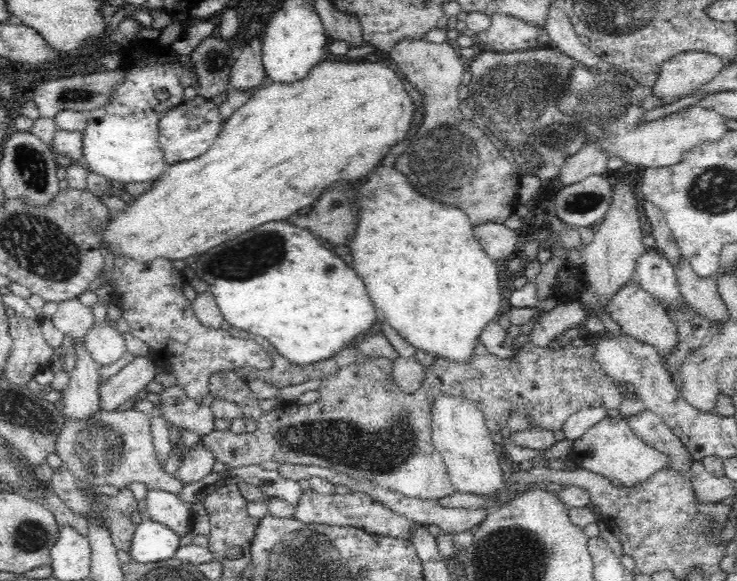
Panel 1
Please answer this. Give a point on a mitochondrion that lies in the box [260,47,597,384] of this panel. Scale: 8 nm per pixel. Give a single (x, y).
(514, 100)

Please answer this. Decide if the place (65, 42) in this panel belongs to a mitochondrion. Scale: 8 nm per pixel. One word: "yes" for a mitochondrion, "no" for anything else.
no

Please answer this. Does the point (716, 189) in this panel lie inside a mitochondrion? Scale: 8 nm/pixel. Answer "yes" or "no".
yes

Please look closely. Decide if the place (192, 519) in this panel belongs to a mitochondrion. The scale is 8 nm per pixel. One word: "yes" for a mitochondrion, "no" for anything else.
no

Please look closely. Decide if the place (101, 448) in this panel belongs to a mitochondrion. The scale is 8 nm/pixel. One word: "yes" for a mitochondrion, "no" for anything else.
yes

